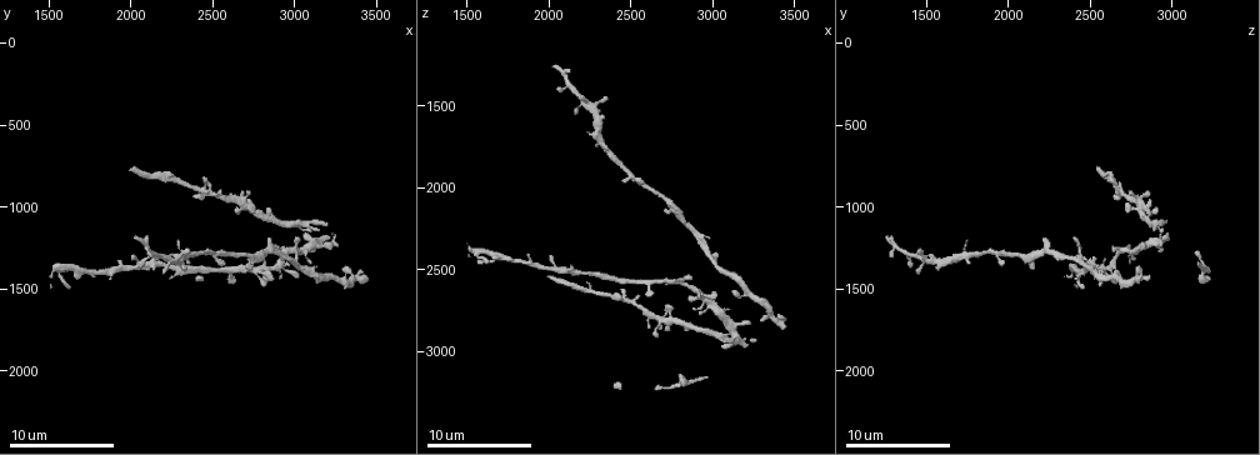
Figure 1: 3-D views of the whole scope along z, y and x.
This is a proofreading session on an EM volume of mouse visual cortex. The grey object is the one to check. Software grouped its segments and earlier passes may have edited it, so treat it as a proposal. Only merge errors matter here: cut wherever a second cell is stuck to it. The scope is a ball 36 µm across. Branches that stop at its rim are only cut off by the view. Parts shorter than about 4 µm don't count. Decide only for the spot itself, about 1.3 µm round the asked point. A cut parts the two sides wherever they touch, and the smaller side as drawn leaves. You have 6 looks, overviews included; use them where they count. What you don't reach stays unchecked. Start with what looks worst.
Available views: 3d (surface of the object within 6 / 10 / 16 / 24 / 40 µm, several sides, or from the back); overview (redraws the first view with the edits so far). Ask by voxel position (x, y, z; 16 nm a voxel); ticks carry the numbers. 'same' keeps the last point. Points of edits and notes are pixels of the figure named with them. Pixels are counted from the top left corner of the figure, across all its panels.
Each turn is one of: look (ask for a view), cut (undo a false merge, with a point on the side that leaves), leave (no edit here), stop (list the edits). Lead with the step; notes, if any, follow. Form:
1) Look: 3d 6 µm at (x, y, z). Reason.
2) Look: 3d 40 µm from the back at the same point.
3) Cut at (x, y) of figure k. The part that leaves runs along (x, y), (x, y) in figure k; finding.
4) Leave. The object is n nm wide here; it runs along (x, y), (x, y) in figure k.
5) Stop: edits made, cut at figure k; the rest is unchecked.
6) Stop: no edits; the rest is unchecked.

Look: 3d 6 µm at (2200, 1300, 1460).

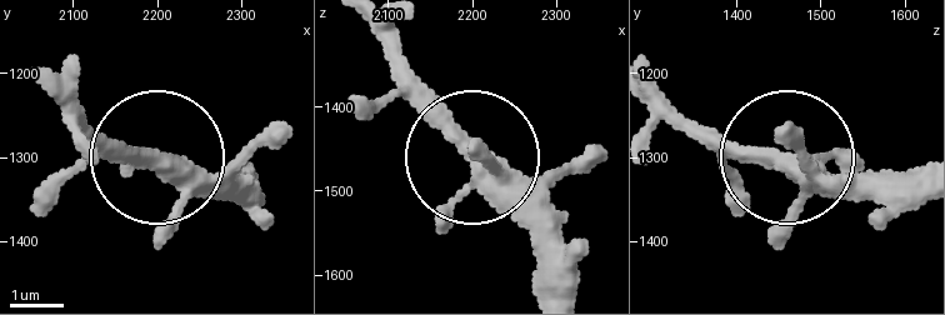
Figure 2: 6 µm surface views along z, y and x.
Look: 3d 6 µm from the back at (2205, 1305, 1455).

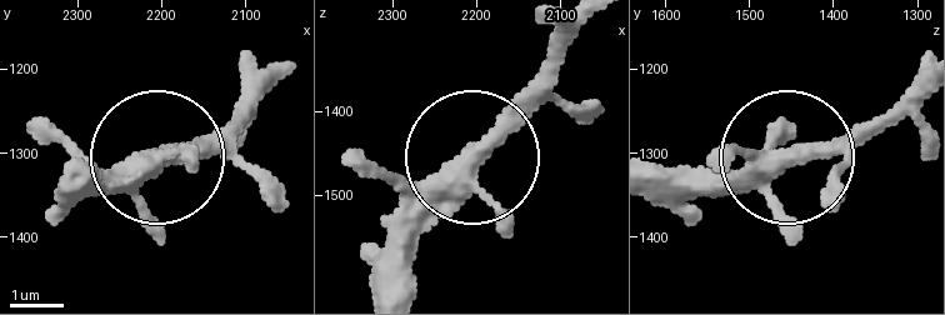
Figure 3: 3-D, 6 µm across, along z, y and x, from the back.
Leave. It runs along (373, 288), (399, 220), (555, 63) in figure 3; continuous, no second cell.

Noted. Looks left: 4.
Look: 3d 10 µm at (2920, 1340, 2640). Three arms meet.

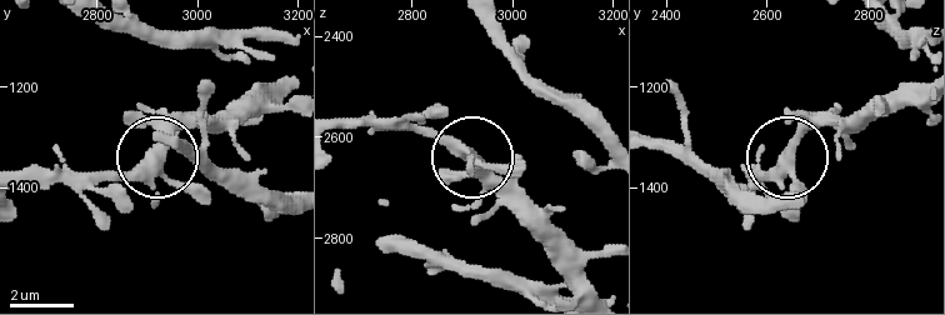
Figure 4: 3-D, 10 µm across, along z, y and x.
Look: 3d 10 µm from the back at (2905, 1340, 2640).

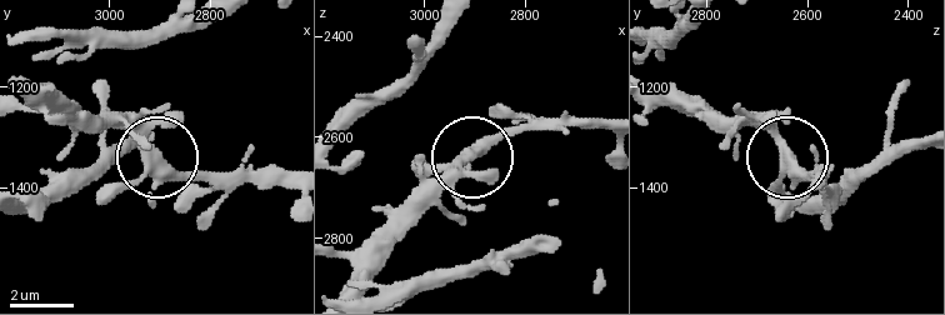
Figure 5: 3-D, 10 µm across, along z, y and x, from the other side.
Leave. The side arm is 26 µm long; all the same cell.

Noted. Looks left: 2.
Look: 3d 16 µm at (2380, 1300, 1820). Calibre changes.

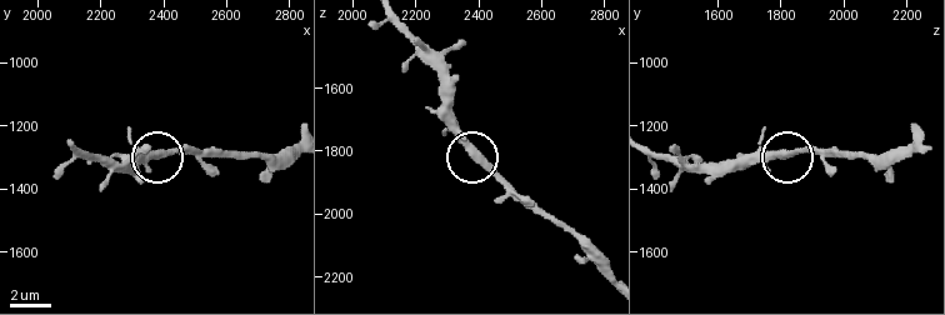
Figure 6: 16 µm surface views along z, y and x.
Look: 3d 16 µm from the back at (2400, 1290, 1810).

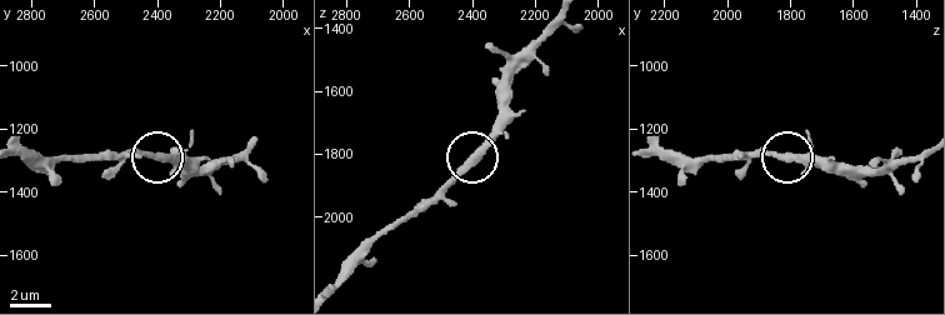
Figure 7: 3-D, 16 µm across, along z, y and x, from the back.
Leave. It runs along (335, 280), (375, 240), (415, 215), (509, 116) in figure 7; one cell here.

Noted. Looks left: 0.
Stop: no edits; the rest is unchecked.

